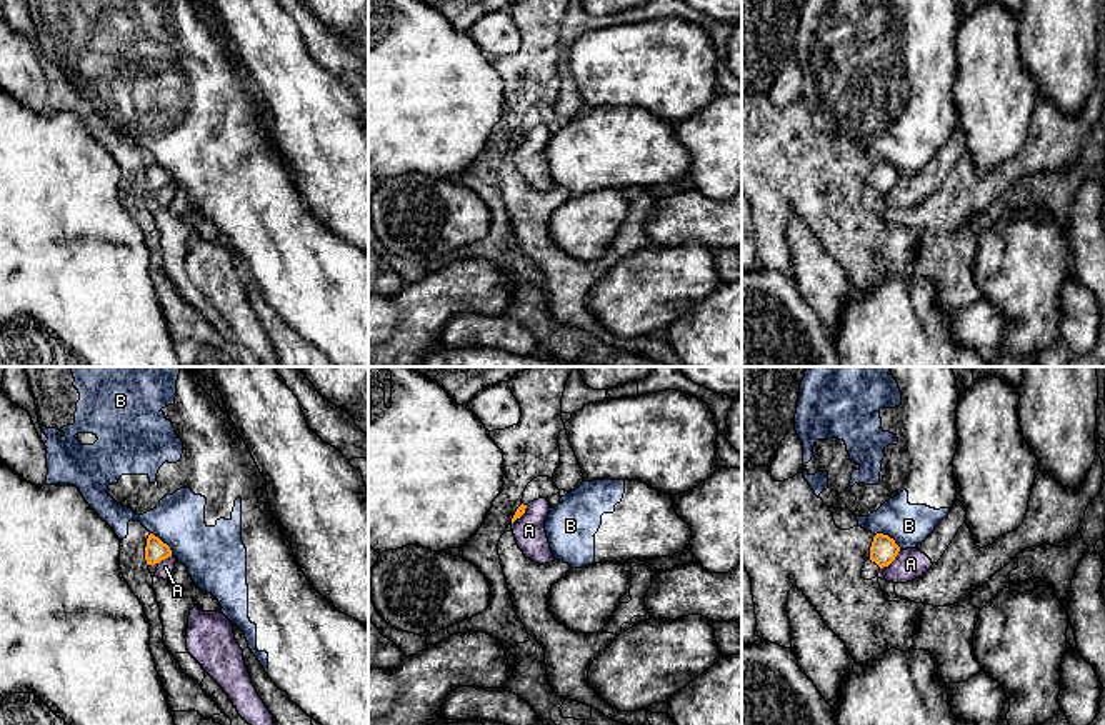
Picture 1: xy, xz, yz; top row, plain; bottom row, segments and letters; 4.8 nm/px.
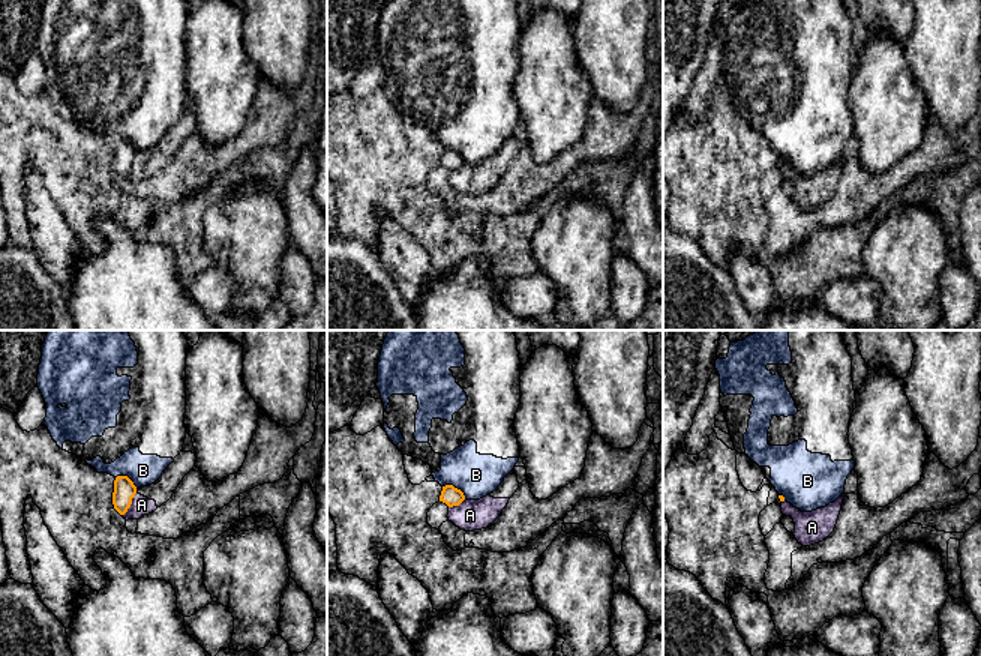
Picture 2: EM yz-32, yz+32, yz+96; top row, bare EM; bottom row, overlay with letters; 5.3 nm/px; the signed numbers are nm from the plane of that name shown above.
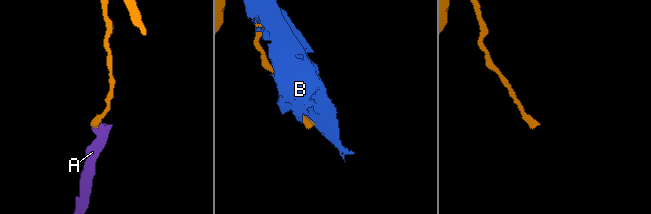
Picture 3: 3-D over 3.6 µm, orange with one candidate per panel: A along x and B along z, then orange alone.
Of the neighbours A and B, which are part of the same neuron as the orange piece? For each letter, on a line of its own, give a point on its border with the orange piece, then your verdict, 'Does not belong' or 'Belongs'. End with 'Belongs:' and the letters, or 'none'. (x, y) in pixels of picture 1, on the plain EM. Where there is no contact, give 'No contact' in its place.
A: Touches orange at yz (890, 189). Does not belong
B: Touches orange at xy (162, 169). Does not belong
Belongs: none

